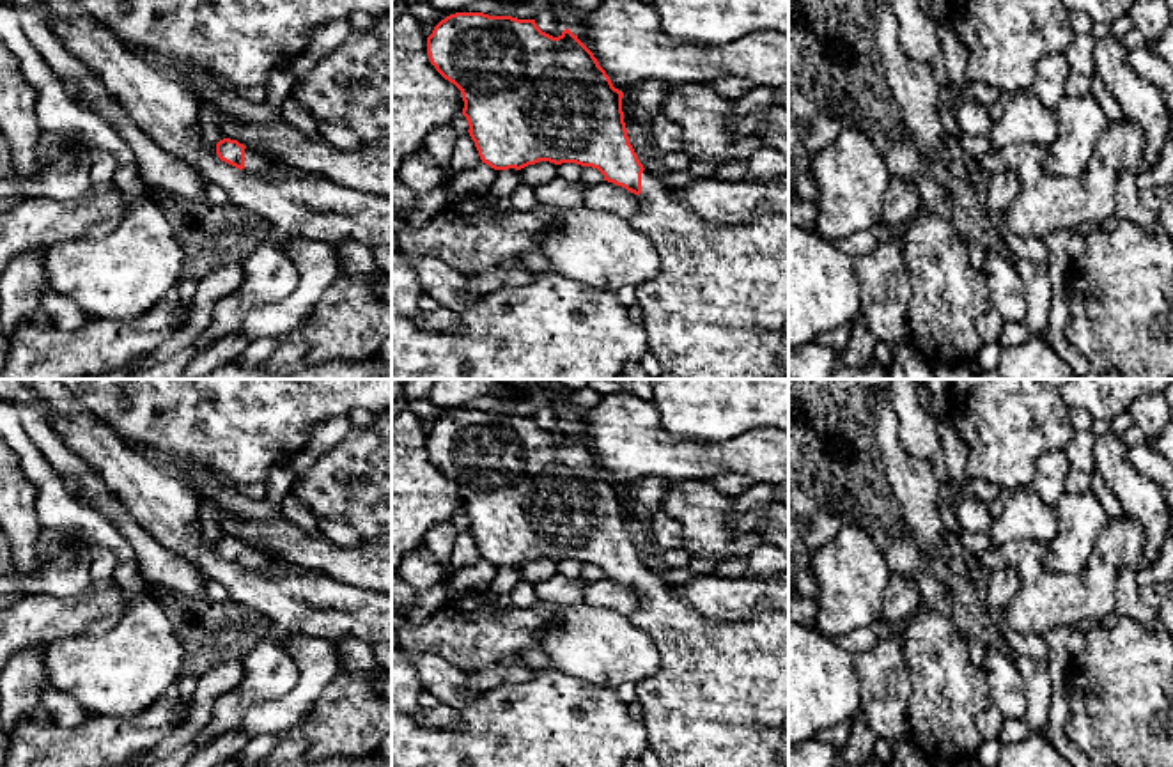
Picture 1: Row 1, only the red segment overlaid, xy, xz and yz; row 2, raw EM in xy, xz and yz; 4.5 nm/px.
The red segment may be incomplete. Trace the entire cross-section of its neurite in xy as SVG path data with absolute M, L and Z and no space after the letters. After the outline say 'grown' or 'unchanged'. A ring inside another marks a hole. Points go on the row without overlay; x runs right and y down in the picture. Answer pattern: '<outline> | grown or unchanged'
M223 535L216 540L216 551L221 558L245 567L246 570L275 570L273 562L260 549L245 544L237 537Z | grown

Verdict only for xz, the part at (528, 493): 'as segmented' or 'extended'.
extended

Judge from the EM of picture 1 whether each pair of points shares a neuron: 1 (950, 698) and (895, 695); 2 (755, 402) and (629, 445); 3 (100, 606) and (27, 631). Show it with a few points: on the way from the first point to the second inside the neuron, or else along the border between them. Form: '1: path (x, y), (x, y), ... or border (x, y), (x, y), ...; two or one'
1: border (902, 656), (911, 686), (908, 707), (909, 737); two
2: border (651, 401), (660, 422), (670, 433), (709, 441); two
3: path (82, 615), (45, 620); one

